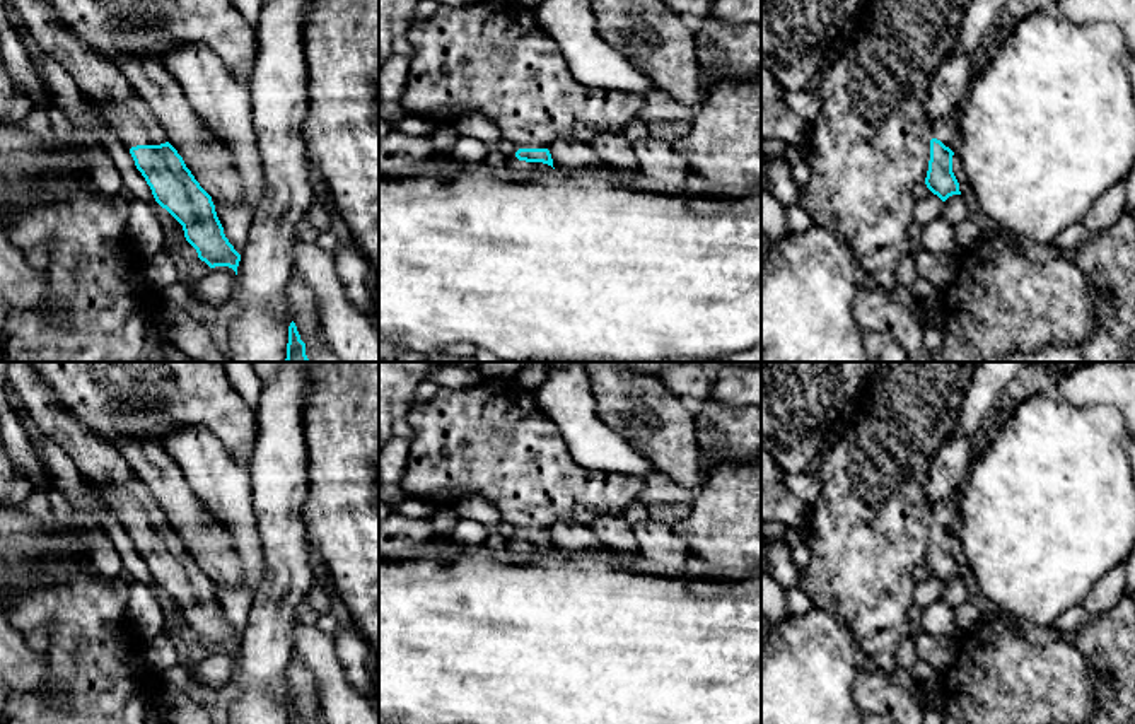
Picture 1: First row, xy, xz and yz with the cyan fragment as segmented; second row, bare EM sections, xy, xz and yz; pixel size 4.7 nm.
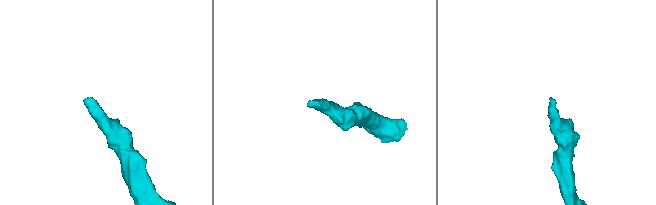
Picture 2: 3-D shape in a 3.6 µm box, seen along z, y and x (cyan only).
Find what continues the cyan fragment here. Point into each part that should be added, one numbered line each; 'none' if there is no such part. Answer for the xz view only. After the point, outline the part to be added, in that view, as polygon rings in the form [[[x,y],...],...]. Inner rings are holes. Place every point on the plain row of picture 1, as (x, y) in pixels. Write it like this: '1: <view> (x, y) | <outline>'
1: xz (516, 552) | [[[515,538],[507,540],[503,550],[498,553],[503,560],[514,563],[538,563],[551,557],[555,552],[543,545],[519,543]]]

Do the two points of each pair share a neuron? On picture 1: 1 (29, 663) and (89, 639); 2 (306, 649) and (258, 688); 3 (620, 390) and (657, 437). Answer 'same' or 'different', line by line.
1: different
2: different
3: same

